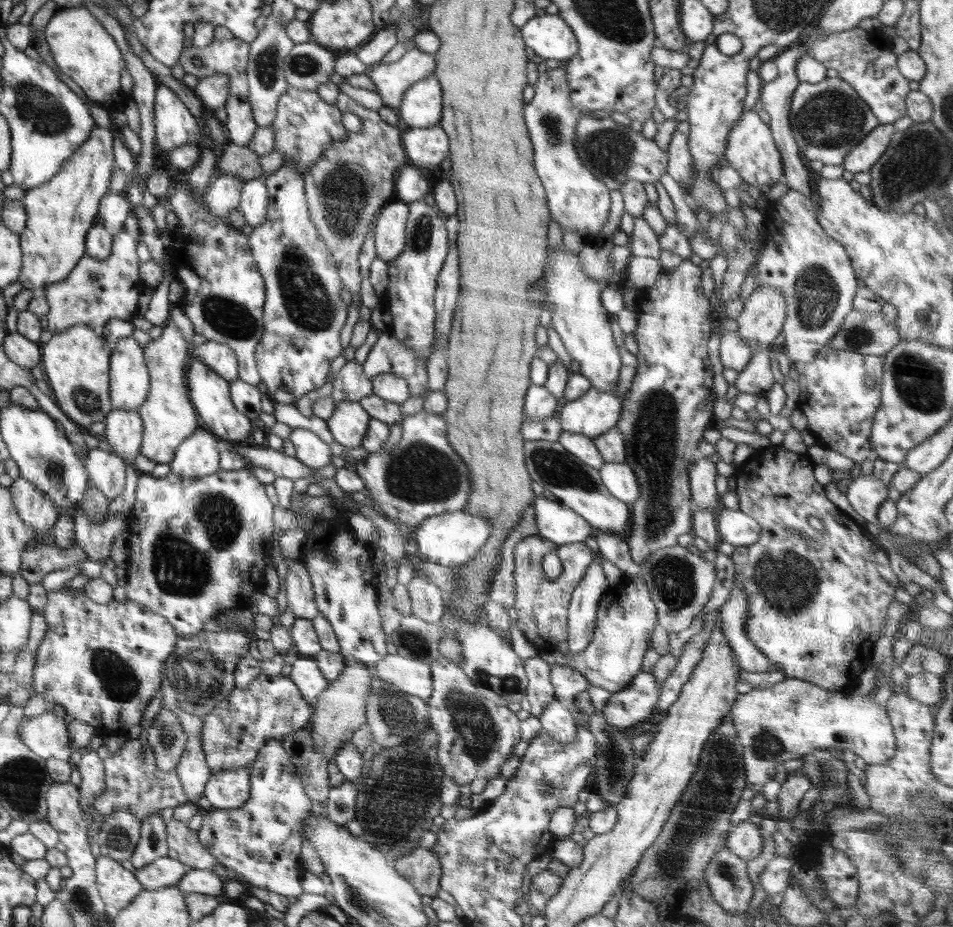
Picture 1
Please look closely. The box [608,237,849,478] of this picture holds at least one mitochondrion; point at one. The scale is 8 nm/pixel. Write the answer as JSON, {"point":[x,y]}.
{"point":[817,295]}

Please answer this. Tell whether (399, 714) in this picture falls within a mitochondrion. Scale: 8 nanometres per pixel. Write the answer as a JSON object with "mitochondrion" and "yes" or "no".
{"mitochondrion":"yes"}

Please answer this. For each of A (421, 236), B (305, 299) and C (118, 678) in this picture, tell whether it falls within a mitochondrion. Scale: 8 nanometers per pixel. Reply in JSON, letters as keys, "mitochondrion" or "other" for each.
{"A":"mitochondrion","B":"mitochondrion","C":"mitochondrion"}

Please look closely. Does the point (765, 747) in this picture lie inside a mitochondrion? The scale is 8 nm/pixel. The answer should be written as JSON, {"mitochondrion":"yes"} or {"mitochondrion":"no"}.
{"mitochondrion":"yes"}

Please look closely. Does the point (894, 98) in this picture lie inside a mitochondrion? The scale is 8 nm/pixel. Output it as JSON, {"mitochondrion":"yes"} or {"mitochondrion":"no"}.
{"mitochondrion":"no"}

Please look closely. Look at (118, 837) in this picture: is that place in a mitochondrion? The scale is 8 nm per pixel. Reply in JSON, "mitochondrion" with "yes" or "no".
{"mitochondrion":"yes"}

